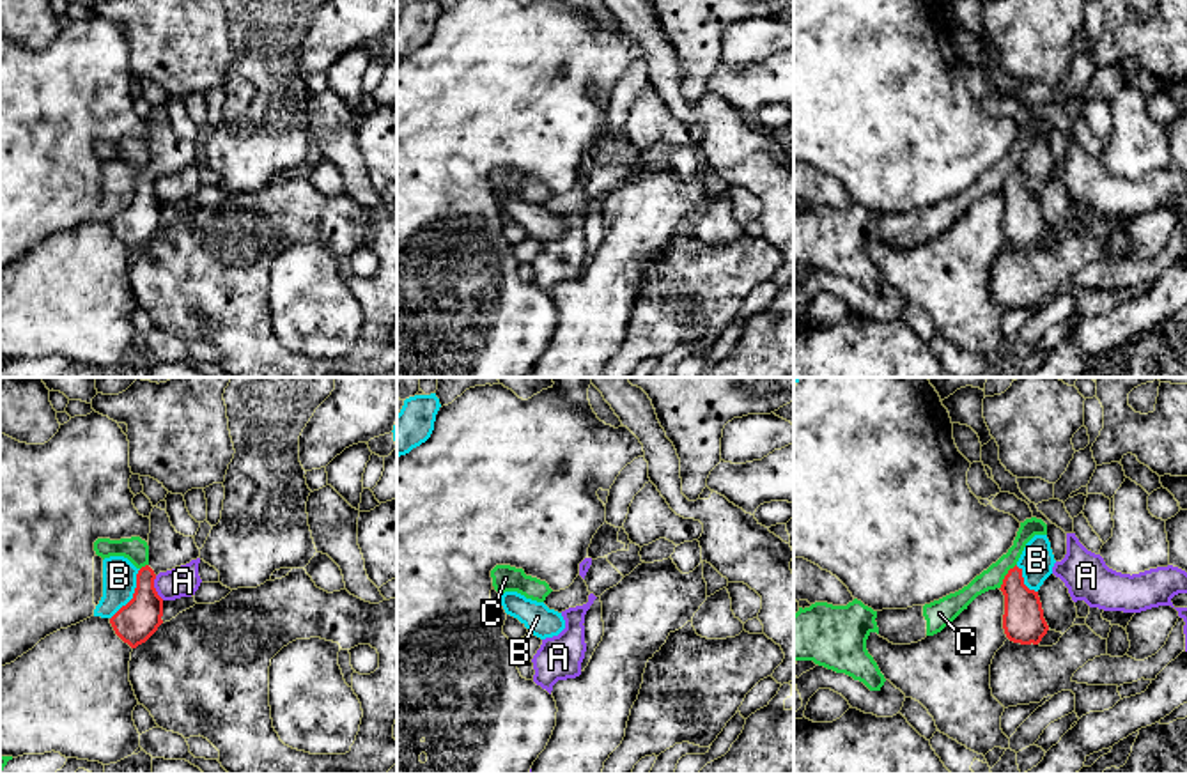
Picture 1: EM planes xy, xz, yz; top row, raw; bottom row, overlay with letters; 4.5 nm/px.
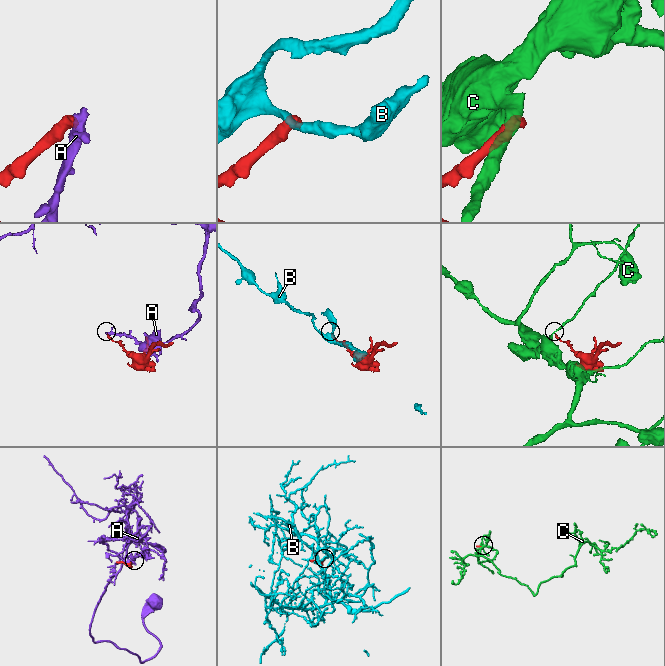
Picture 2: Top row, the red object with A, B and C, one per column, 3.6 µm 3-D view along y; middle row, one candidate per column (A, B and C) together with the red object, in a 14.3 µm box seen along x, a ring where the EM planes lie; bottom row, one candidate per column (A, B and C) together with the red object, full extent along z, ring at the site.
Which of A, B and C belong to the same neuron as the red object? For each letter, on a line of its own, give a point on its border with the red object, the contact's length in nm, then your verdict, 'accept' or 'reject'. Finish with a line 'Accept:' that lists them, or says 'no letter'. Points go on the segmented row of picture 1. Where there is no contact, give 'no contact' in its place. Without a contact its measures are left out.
A: contact xy (155, 588); length 120 nm; reject
B: contact xy (133, 594); length 280 nm; reject
C: contact yz (1005, 576); length 140 nm; reject
Accept: no letter

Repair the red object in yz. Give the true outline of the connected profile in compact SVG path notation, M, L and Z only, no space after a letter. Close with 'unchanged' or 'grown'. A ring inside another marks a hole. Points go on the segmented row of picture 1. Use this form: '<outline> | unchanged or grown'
M1017 565L1010 569L999 590L1005 595L1003 629L1006 638L1020 645L1038 645L1049 625L1038 592L1024 584L1022 569Z | unchanged

